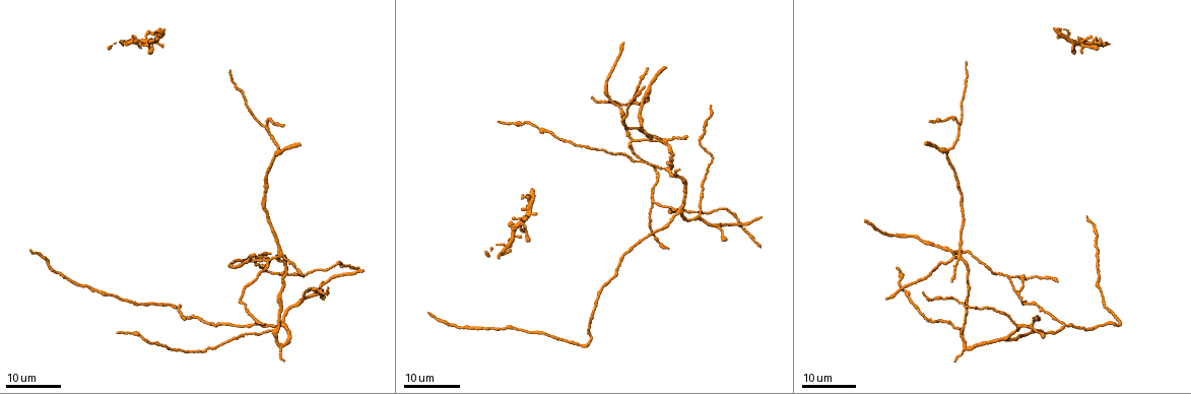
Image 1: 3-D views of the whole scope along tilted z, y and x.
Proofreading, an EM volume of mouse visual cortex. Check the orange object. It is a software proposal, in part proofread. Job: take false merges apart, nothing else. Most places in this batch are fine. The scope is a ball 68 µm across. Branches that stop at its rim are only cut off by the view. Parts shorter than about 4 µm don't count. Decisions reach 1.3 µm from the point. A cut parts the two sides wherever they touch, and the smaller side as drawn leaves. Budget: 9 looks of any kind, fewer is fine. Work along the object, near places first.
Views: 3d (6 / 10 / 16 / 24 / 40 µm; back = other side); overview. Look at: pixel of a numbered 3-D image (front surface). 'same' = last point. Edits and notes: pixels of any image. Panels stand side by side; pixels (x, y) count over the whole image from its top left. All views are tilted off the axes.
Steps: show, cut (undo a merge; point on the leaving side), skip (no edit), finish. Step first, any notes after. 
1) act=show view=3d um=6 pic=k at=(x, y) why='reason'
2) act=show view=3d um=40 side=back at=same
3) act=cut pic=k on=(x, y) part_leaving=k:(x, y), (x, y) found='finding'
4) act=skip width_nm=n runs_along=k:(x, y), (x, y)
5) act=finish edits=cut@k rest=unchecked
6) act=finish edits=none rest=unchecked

act=show view=3d um=24 pic=1 at=(652, 200)

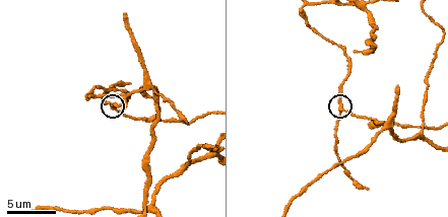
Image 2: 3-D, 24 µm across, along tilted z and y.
act=show view=3d um=6 pic=2 at=(341, 110)

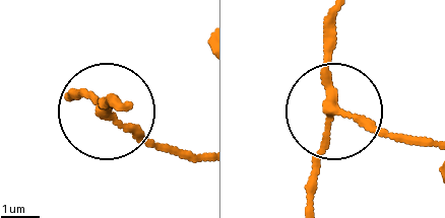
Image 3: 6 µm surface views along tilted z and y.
act=skip arms=3 runs_along=3:(335, 23), (330, 136), (312, 205) found='continuous, no second neuron'

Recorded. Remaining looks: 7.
act=show view=3d um=10 pic=2 at=(91, 95) why='branch point'

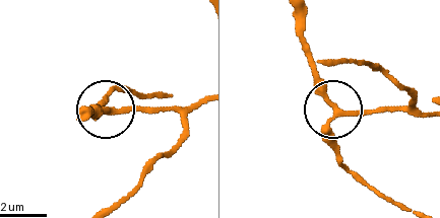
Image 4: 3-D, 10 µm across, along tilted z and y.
act=skip runs_along=4:(427, 116), (398, 108), (336, 108), (306, 59) found='all the same neuron'

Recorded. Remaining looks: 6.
act=show view=3d um=10 pic=2 at=(144, 84) why='four-way junction'

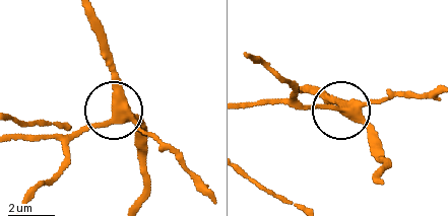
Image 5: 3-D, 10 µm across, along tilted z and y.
act=cut pic=5 on=(154, 136) part_leaving=5:(127, 115), (210, 198) found='a second neuron is stuck on'

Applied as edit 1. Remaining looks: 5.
act=show view=3d um=24 pic=1 at=(263, 126) why='branch point'

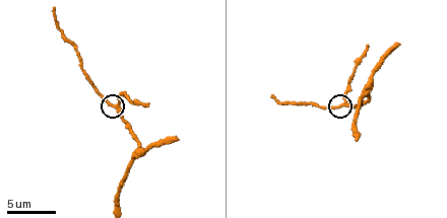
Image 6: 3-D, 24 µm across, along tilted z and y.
act=show view=3d um=10 pic=6 at=(116, 106) why='closer look'

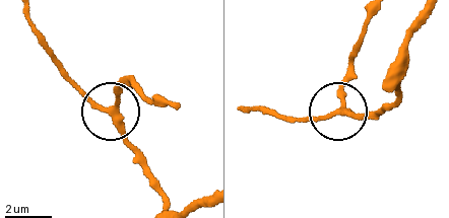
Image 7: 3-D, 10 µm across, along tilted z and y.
act=skip runs_along=7:(163, 205), (110, 111), (117, 86), (132, 76) found='all the same neuron'

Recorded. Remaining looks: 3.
act=finish edits=cut@5 rest=unchecked

